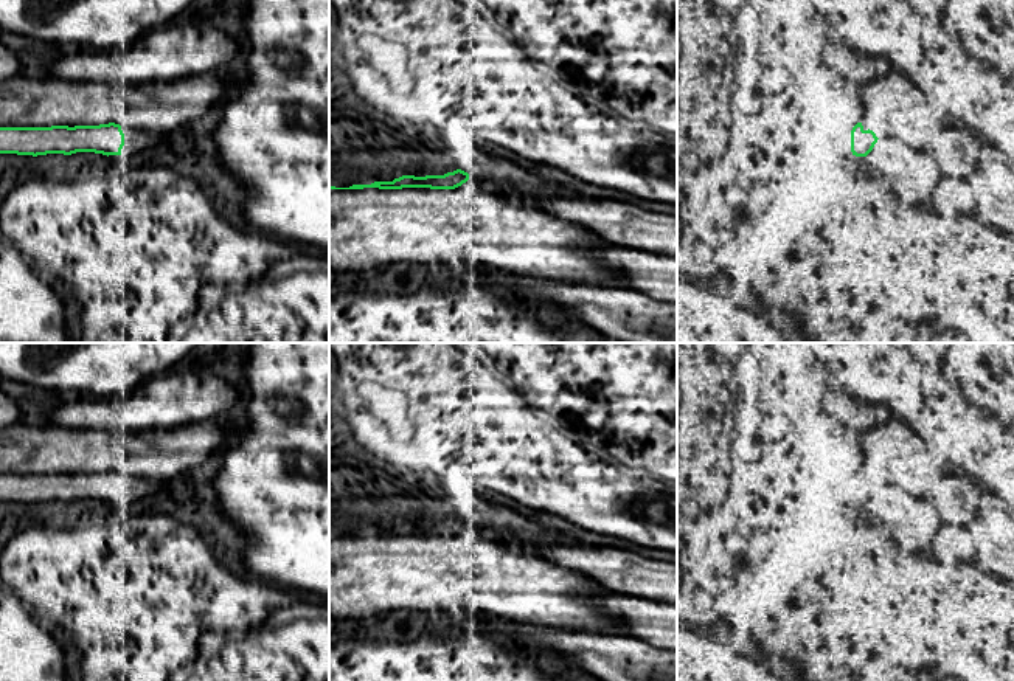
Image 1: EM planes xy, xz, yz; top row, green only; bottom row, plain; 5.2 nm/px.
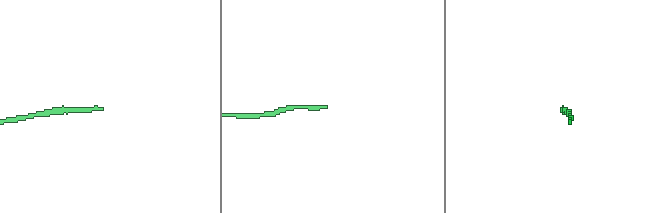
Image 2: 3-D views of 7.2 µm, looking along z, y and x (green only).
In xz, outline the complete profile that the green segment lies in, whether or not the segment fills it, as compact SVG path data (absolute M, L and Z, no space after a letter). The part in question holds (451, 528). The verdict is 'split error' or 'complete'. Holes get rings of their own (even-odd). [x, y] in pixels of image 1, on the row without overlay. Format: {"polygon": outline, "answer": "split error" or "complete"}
{"polygon": "M461 517L444 523L402 523L393 529L374 529L371 532L352 532L349 535L331 534L331 537L455 537L467 527L475 529L488 540L509 549L543 557L561 568L573 569L598 582L613 594L641 597L658 603L677 603L677 562L655 560L615 548L557 544L554 541L522 541L469 523Z", "answer": "split error"}

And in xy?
{"polygon": "M115 470L99 473L0 475L0 501L47 503L95 500L130 504L160 492L166 481L137 478Z", "answer": "split error"}

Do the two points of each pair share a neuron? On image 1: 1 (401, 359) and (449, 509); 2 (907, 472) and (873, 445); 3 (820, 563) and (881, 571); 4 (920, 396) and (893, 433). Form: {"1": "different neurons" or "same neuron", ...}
{"1": "different neurons", "2": "same neuron", "3": "same neuron", "4": "different neurons"}

